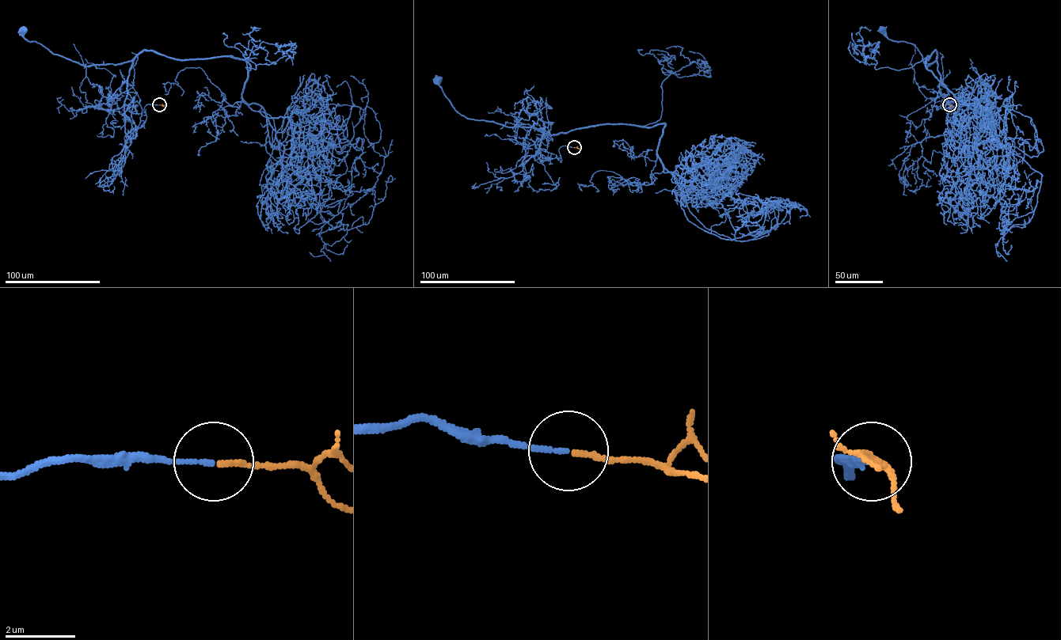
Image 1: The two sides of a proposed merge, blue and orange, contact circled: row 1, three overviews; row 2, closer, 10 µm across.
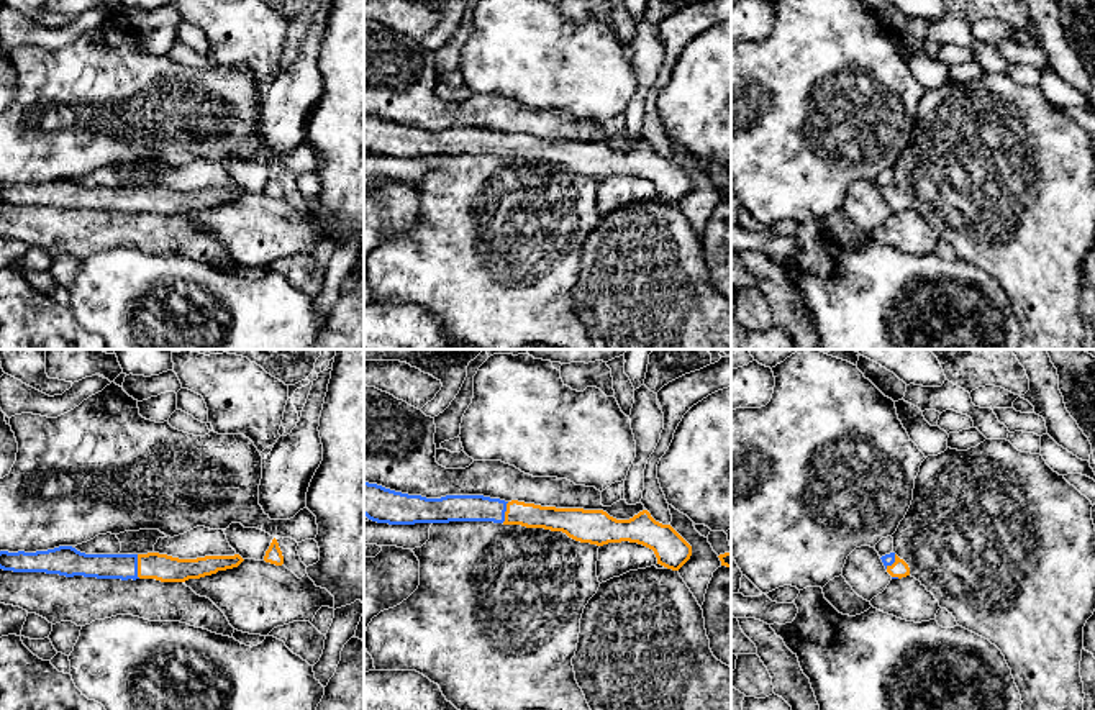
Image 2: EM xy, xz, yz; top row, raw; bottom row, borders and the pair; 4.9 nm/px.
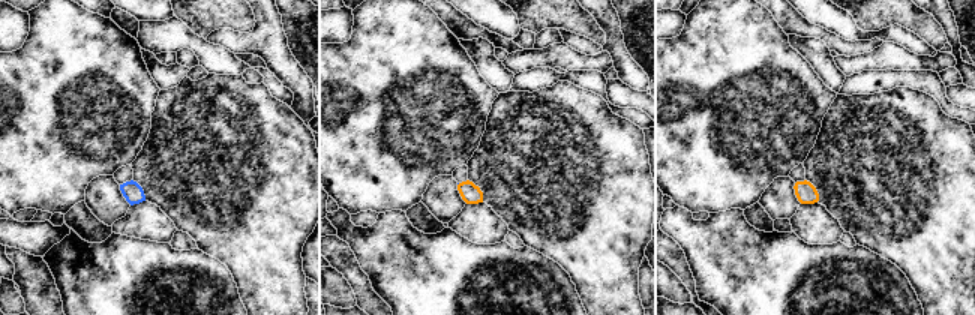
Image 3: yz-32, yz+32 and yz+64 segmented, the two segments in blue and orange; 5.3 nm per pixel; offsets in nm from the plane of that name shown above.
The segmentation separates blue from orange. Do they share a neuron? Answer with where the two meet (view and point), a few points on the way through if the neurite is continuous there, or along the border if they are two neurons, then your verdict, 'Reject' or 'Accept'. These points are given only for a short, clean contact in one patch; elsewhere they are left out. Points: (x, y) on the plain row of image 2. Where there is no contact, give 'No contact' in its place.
Touches blue at xy (136, 199). Path across: xy (102, 199), (136, 199), (163, 200). Accept

